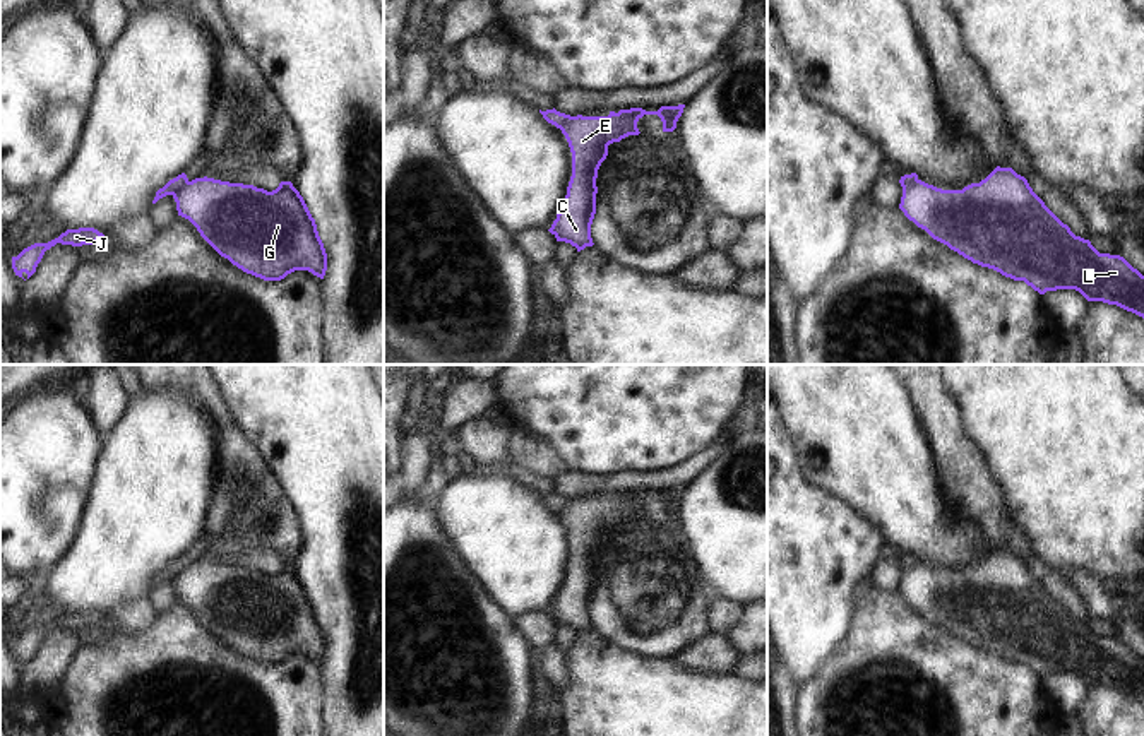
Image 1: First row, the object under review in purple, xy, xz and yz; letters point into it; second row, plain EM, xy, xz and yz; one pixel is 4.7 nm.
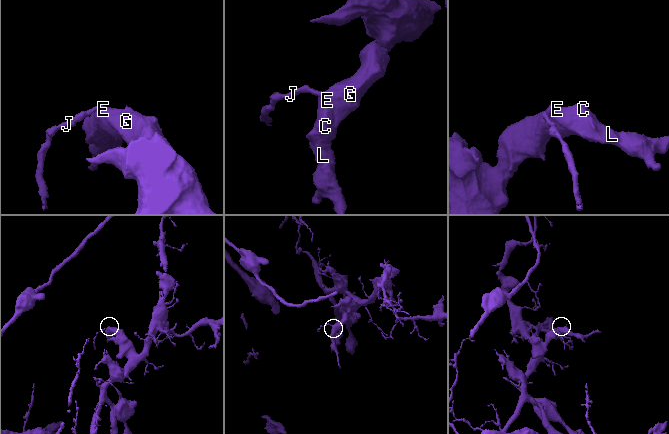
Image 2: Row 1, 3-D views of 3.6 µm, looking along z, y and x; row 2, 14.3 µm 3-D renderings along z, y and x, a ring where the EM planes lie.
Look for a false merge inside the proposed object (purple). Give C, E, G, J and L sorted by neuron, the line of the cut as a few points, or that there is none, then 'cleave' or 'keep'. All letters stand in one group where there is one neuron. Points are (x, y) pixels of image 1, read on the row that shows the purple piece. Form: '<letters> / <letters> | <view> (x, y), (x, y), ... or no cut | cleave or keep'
C E G L / J | xy (189, 182), (173, 195) | cleave

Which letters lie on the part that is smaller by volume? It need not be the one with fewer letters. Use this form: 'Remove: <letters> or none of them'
Remove: J

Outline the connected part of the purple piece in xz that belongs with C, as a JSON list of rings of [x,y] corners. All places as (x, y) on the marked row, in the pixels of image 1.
[[[685,104],[661,106],[658,111],[642,108],[610,111],[608,116],[570,116],[562,134],[572,152],[572,176],[557,219],[548,229],[557,241],[570,243],[577,252],[593,246],[591,224],[596,214],[596,178],[608,156],[608,145],[629,135],[639,135],[637,122],[644,115],[658,115],[663,132],[673,132]]]

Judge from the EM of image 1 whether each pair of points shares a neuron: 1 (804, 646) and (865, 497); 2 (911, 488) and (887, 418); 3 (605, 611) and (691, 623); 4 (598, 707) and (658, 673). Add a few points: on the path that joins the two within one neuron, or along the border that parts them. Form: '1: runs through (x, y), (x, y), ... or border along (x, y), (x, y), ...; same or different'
1: border along (822, 492), (846, 504), (884, 541); different
2: runs through (894, 471), (887, 464), (887, 435); same
3: runs through (625, 611), (670, 611); same
4: runs through (613, 707), (624, 707), (643, 688); same

